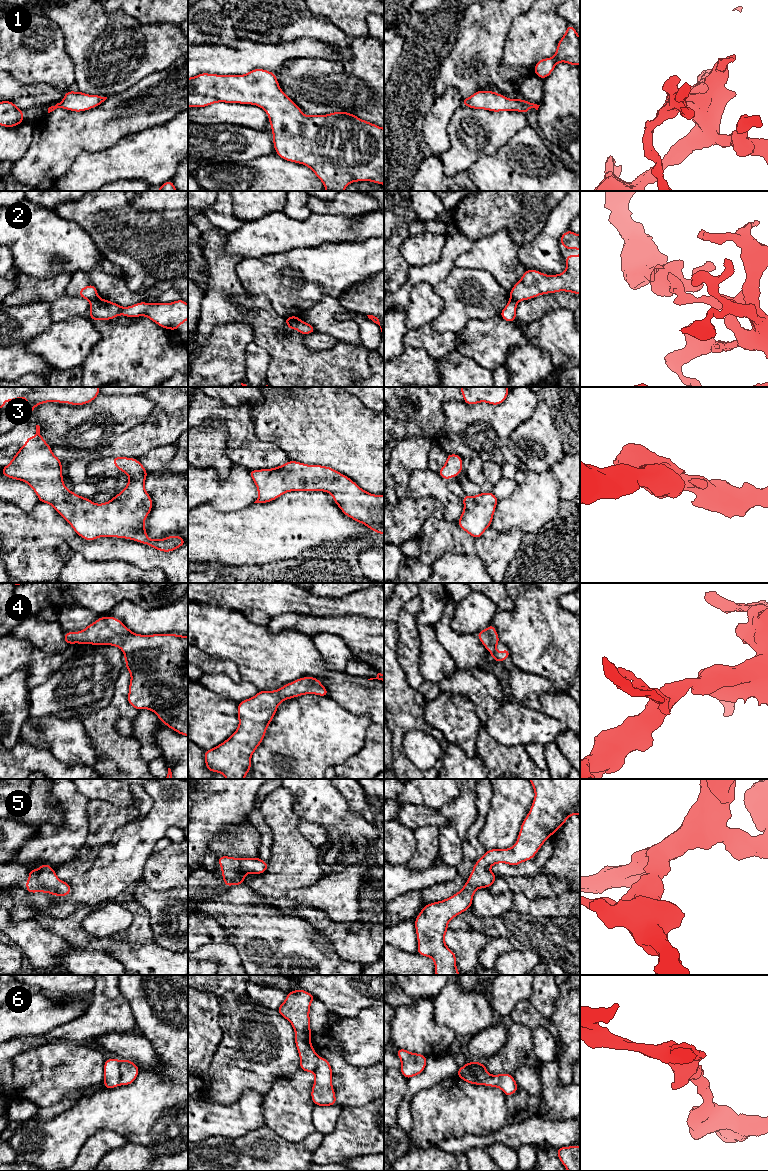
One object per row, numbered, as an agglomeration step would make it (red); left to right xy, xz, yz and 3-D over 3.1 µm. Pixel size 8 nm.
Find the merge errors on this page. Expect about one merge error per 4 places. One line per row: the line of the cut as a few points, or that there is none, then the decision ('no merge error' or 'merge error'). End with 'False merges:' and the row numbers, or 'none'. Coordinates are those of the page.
1: cut none; no merge error
2: cut xy (98, 298), (90, 301); merge error
3: cut none; no merge error
4: cut none; no merge error
5: cut none; no merge error
6: cut xy (119, 1061), (121, 1084); merge error
False merges: 2, 6

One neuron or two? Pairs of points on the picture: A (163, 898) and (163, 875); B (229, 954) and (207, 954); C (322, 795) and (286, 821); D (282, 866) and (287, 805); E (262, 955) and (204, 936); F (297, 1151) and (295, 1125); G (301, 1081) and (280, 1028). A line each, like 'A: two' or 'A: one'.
A: two
B: one
C: two
D: one
E: two
F: two
G: two

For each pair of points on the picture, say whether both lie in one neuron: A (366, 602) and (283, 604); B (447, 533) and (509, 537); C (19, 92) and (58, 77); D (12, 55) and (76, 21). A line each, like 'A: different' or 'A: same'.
A: same
B: same
C: different
D: different

